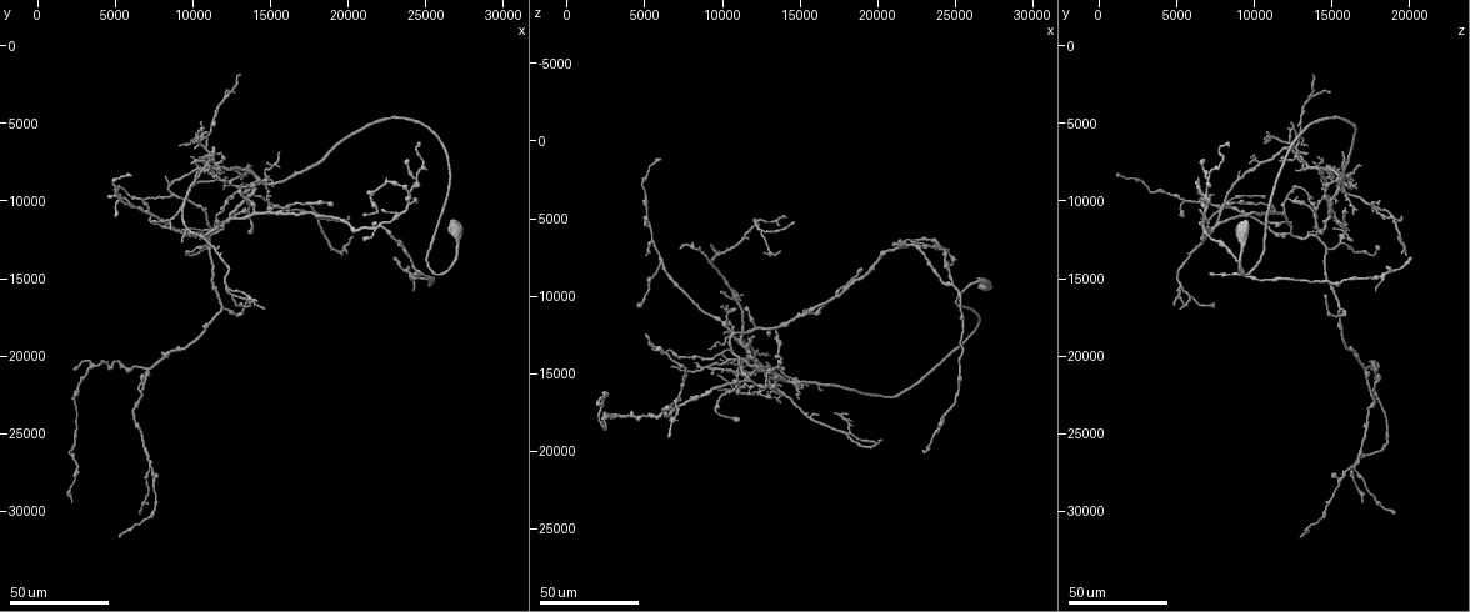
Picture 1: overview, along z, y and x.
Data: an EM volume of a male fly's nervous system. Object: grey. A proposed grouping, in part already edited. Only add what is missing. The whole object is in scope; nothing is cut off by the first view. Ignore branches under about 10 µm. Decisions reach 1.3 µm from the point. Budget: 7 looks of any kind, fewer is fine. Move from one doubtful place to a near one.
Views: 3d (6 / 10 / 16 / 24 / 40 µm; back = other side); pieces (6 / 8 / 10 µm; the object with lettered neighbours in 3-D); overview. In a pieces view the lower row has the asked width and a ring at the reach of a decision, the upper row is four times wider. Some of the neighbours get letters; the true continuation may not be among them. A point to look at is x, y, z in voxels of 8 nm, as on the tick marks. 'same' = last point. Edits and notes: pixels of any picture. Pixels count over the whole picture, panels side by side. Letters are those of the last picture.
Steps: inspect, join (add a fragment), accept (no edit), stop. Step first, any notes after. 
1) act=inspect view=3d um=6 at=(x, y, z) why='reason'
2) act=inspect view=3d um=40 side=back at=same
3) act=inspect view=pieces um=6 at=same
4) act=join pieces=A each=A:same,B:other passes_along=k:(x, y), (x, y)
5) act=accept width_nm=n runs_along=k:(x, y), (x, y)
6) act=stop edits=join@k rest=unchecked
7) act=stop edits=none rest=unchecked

act=inspect view=3d um=24 at=(14600, 16800, 5000) why='long arm stops here'

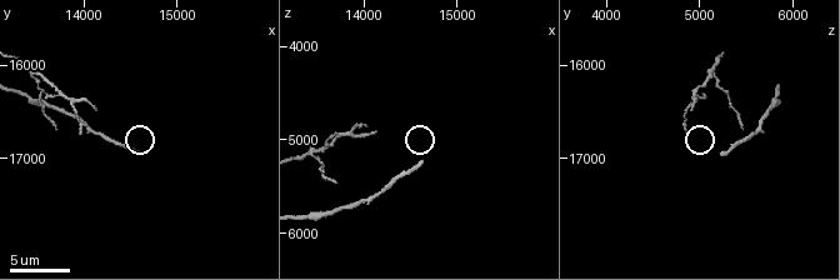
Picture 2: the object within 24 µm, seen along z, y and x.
act=inspect view=pieces um=8 at=(14600, 16950, 5250)

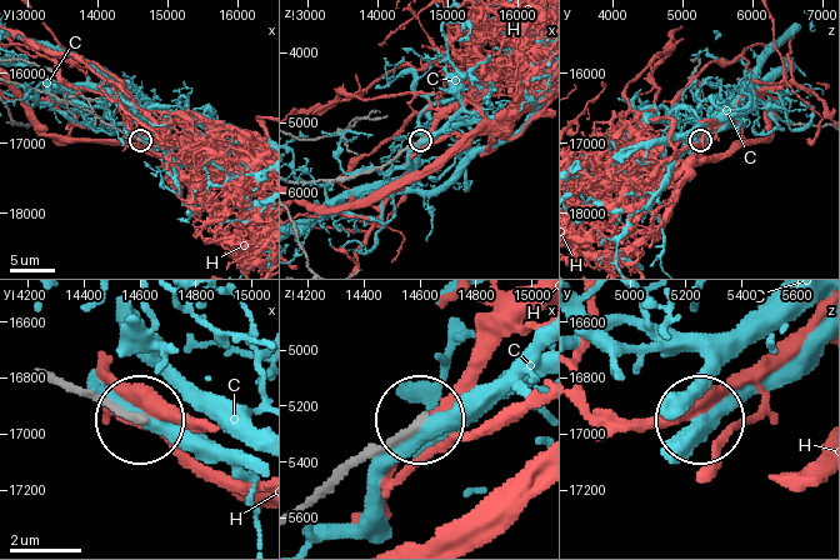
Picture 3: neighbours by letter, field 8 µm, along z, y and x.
act=accept each=C:other,H:other runs_along=3:(301, 181), (344, 180), (373, 171), (419, 140) found='no lettered fragment goes on from it'

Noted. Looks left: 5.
act=inspect view=3d um=40 at=(7200, 11400, 6800) why='long arm stops here'

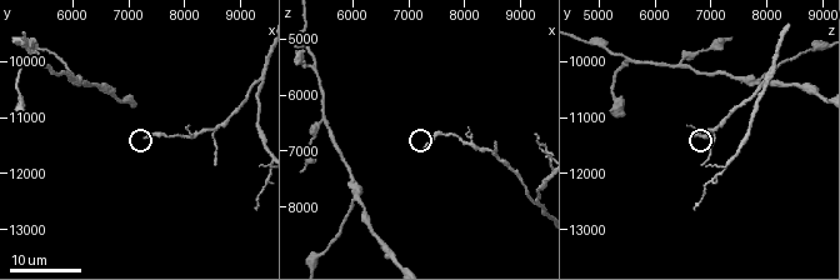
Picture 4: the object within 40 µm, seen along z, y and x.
act=inspect view=pieces um=10 at=(7350, 11400, 6900) why='see the neighbours'

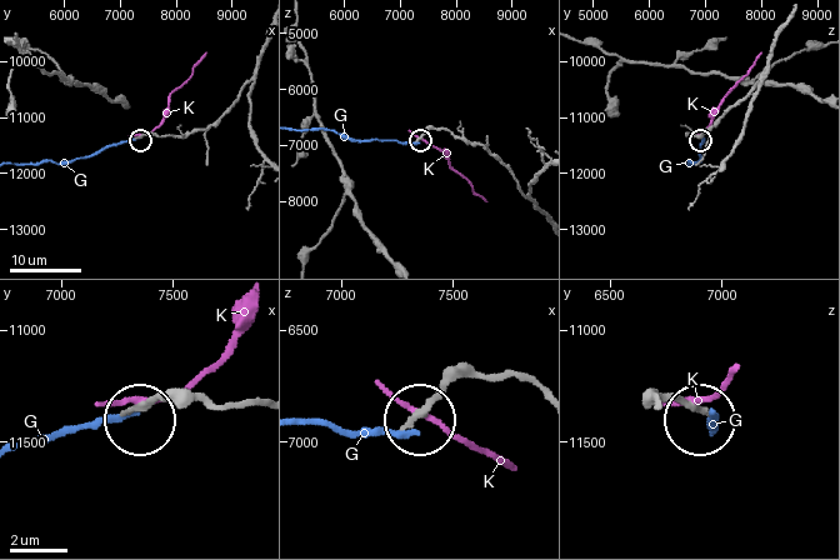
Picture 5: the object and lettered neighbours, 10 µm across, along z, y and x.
act=accept width_nm=180 each=G:other,K:other runs_along=5:(239, 95), (205, 129), (179, 136), (140, 138) found='no lettered fragment goes on from it'

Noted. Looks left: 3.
act=inspect view=3d um=24 at=(2200, 29400, 17000)

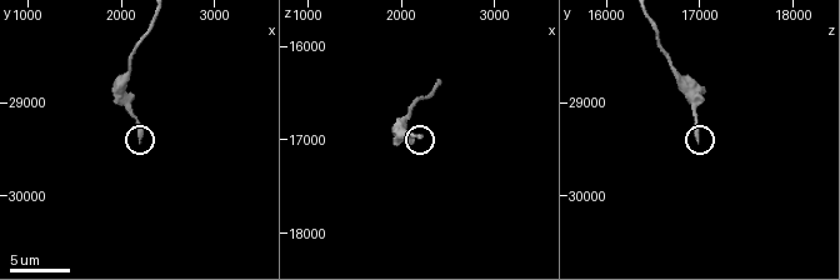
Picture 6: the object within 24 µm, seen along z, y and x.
act=inspect view=pieces um=6 at=(2200, 29400, 17000)

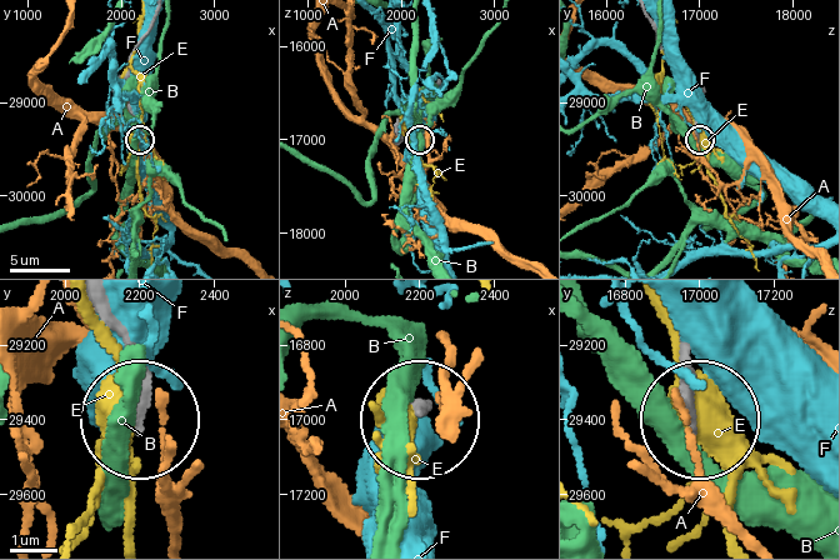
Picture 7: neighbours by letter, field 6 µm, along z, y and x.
act=accept each=A:other,B:other,E:other,F:other found='none of them fits'

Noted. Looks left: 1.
act=stop edits=none rest=unchecked

